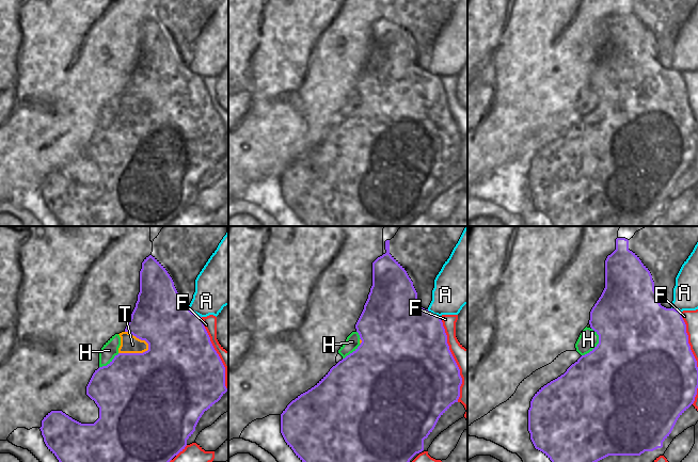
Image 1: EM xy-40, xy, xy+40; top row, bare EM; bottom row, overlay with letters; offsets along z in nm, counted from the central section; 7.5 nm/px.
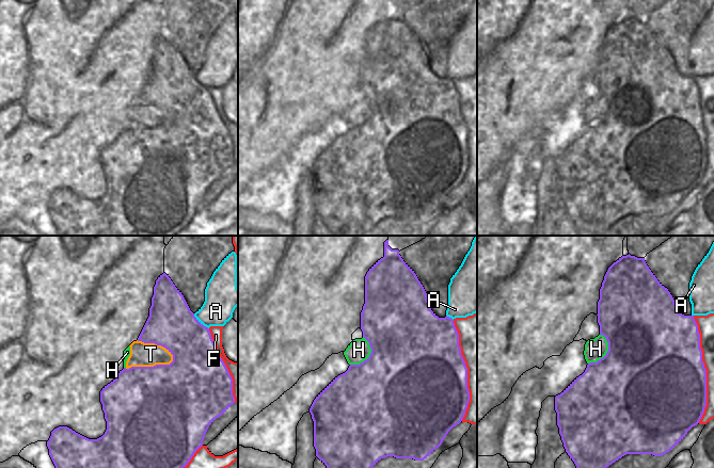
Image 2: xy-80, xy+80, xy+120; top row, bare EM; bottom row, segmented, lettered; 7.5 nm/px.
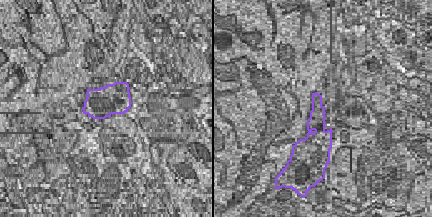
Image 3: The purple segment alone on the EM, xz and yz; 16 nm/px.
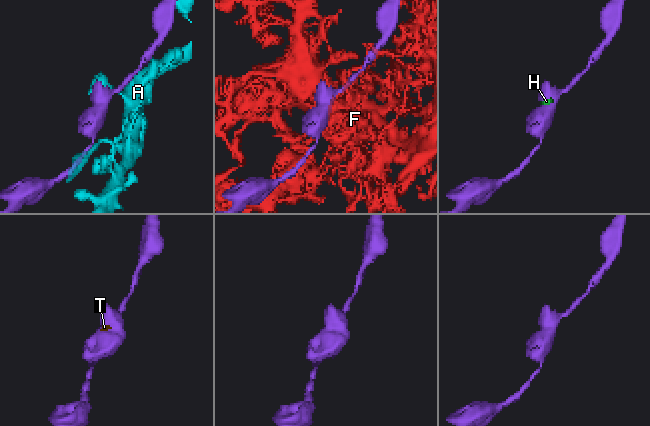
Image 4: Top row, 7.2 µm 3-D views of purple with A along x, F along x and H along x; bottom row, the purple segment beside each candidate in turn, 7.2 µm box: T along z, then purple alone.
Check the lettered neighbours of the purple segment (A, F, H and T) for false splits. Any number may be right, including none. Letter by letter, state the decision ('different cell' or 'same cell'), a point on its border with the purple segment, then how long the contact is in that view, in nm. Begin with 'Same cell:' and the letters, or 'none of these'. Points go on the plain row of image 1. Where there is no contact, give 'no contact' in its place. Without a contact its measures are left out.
Same cell: none of these
A: different cell; contact xy-40 (193, 74); length 130 nm
F: different cell; contact xy+40 (687, 101); length 440 nm
H: different cell; contact xy+40 (598, 105); length 220 nm
T: different cell; contact xy-40 (136, 114); length 240 nm

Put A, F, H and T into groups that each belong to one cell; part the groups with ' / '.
A / F / H T

